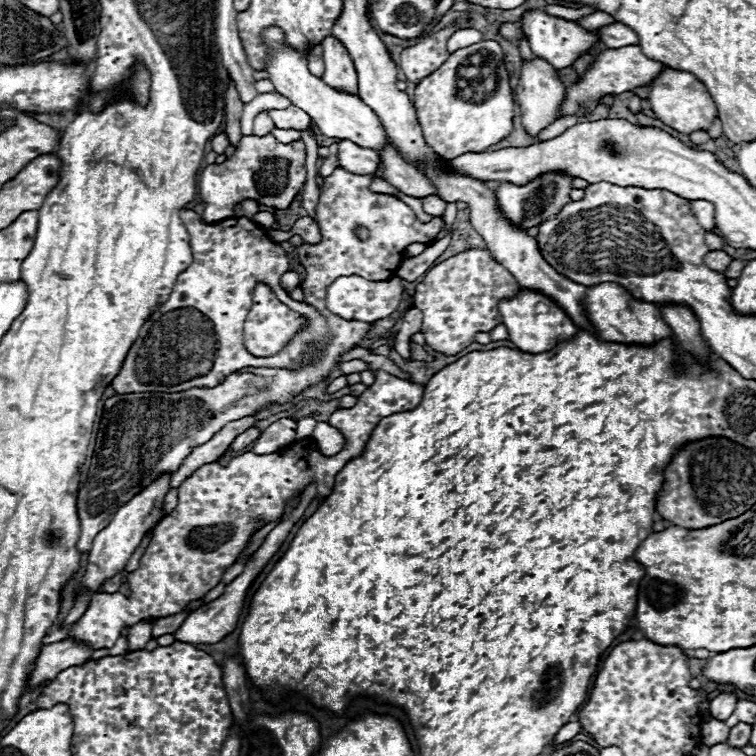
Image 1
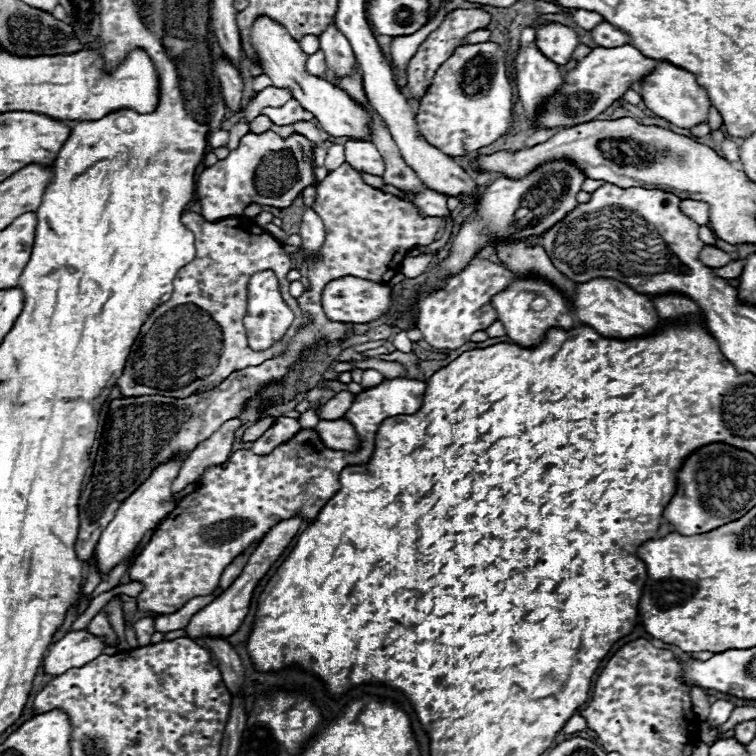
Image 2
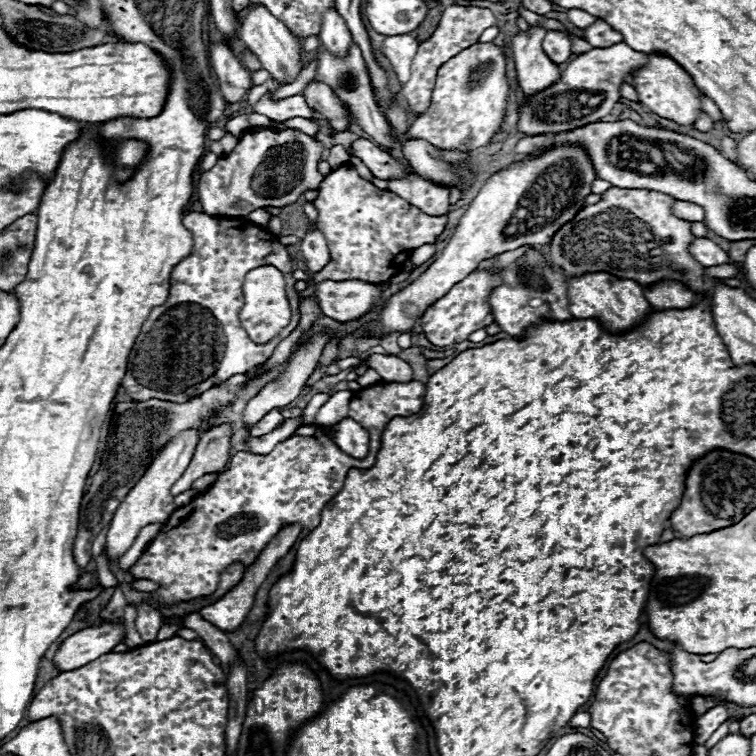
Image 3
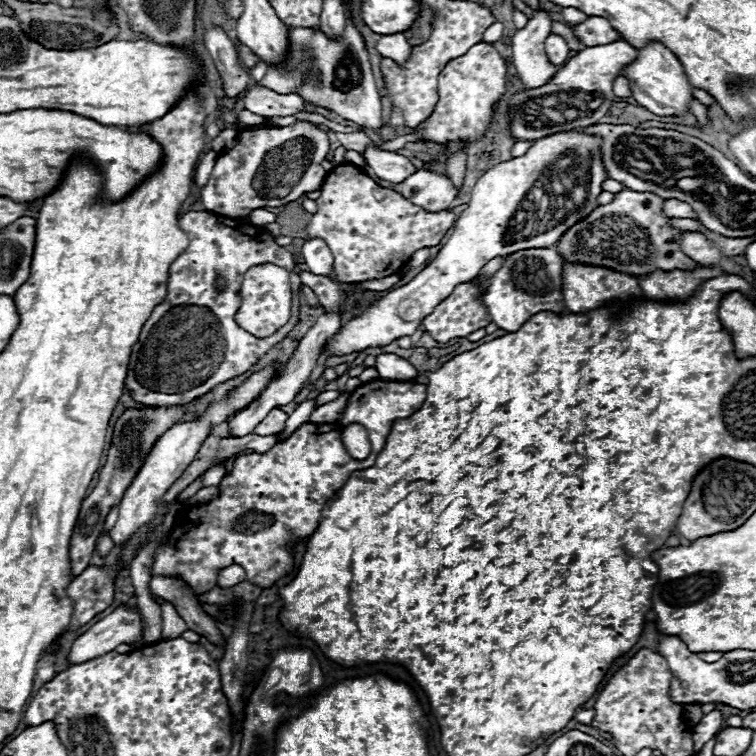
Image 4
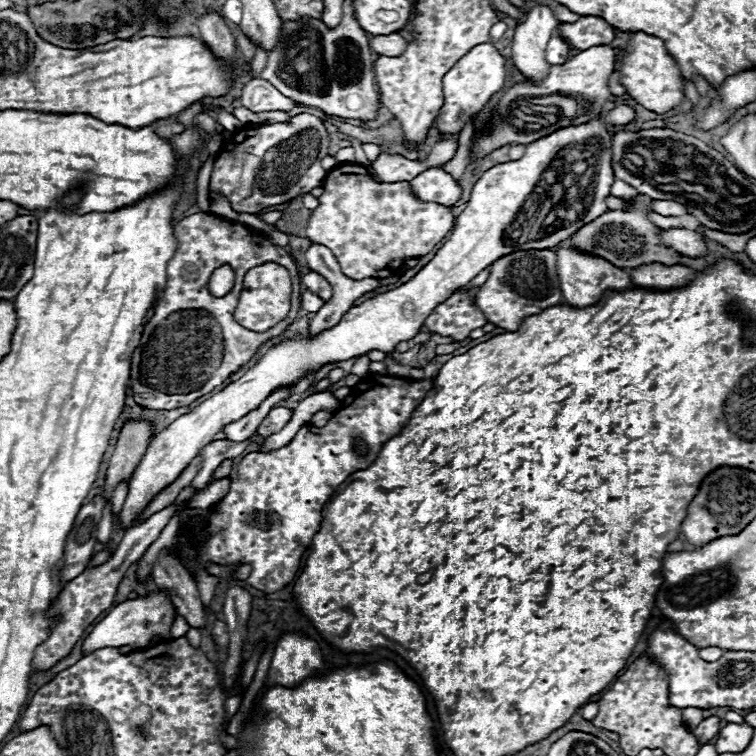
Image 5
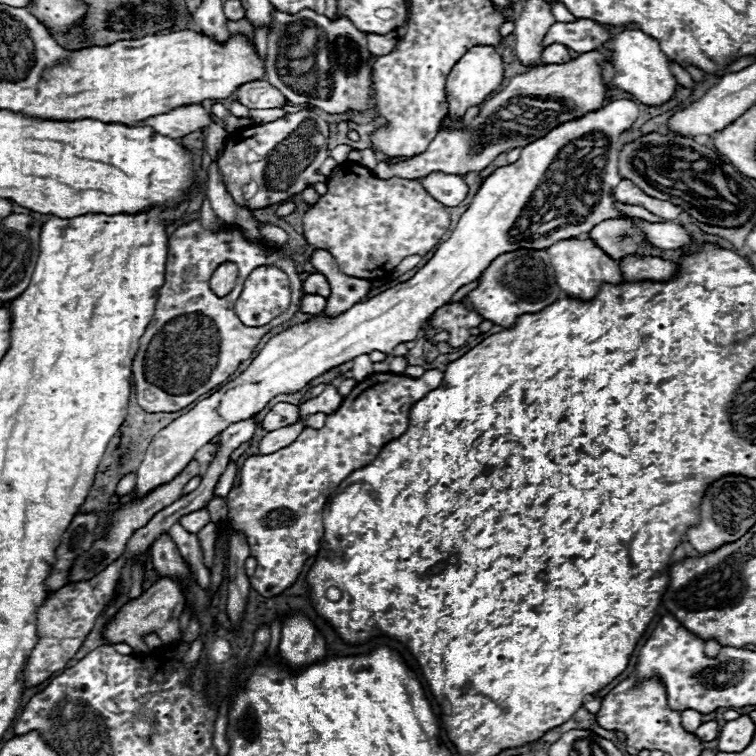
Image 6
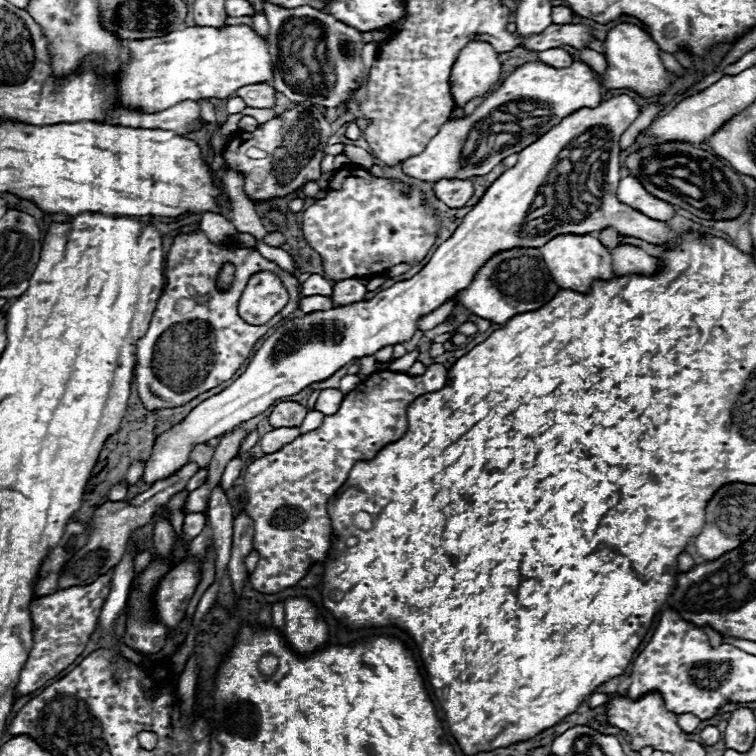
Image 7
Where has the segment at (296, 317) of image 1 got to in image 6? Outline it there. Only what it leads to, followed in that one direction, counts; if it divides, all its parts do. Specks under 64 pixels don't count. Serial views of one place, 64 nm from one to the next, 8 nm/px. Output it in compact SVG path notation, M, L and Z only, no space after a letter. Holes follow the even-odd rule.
M262 266L250 272L242 296L236 302L236 316L246 326L264 326L280 316L290 304L288 276L274 268Z

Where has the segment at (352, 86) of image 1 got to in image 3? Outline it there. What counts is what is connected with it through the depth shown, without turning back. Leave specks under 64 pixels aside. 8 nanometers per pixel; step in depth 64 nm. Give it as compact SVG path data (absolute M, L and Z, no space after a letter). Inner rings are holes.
M336 6L324 12L322 16L322 32L320 32L322 44L336 56L344 56L350 46L350 32L346 28L346 22L336 12Z

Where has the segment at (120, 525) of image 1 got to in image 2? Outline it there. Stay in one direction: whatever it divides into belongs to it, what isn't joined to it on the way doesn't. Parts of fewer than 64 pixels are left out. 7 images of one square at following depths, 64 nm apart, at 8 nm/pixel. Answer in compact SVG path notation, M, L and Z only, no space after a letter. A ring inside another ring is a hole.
M174 456L166 464L160 464L158 468L154 468L154 472L150 472L150 476L120 504L114 520L104 528L104 532L100 534L98 546L96 546L96 560L102 572L110 572L118 562L122 562L136 548L136 544L142 540L146 530L156 528L176 508L170 486L174 478L178 476L184 464L184 458L186 456L178 456L178 458Z

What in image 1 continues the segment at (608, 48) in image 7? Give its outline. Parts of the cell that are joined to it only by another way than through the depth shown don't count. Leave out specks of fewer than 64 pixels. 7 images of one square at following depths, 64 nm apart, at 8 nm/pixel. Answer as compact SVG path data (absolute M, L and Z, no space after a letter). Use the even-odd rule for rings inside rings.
M666 66L650 84L650 94L648 94L648 104L650 110L656 114L656 118L660 118L664 124L668 124L670 128L690 134L694 130L708 130L712 120L716 118L716 104L710 98L706 86L696 80L690 72L678 72L670 66Z

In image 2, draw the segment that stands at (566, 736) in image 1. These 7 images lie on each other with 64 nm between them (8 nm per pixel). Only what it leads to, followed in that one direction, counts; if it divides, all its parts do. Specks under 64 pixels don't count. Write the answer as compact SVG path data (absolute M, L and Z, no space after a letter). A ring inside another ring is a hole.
M574 714L568 722L566 722L566 726L564 726L564 734L574 734L574 732L578 732L578 730L586 730L588 726L586 726L586 718L584 716L580 716L580 714Z

